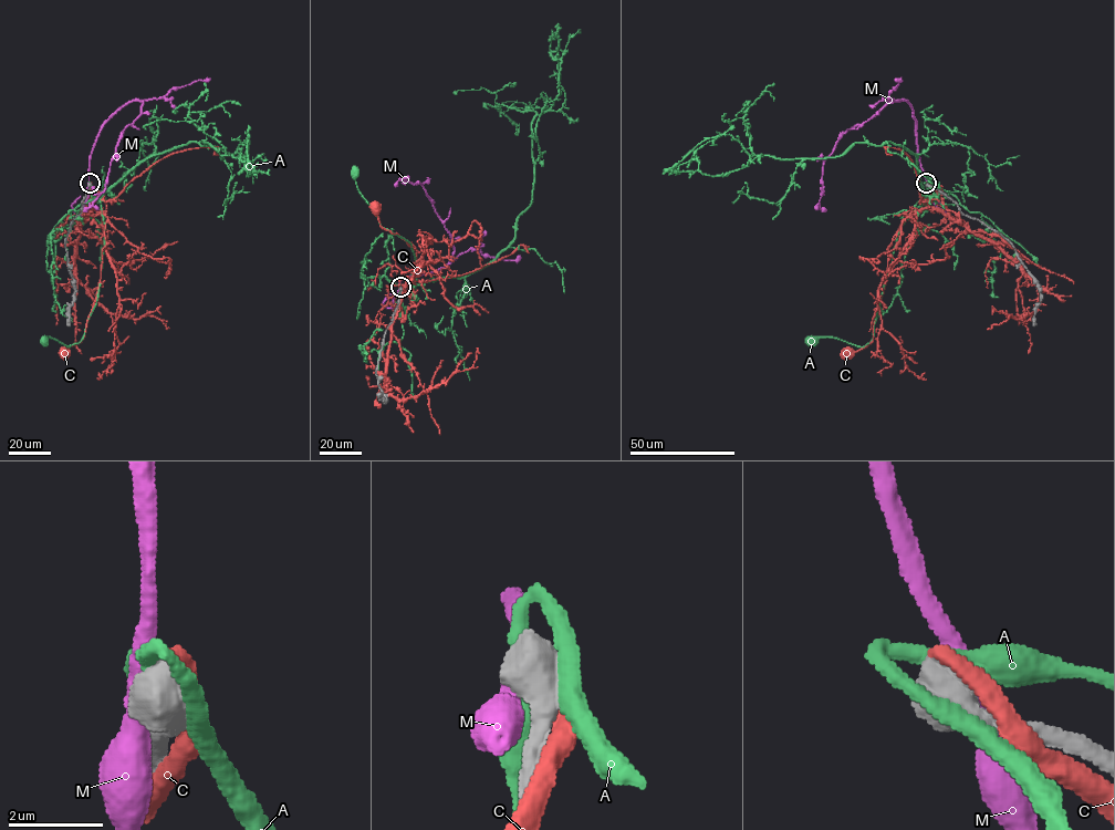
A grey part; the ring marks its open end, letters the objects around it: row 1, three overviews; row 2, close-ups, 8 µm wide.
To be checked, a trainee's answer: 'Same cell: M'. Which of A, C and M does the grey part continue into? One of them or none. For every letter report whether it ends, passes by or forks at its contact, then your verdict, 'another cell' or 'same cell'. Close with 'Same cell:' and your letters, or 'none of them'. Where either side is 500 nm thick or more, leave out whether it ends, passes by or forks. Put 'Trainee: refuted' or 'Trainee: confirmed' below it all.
A: another cell
C: it passes by; same cell
M: another cell
Same cell: C
Trainee: refuted

